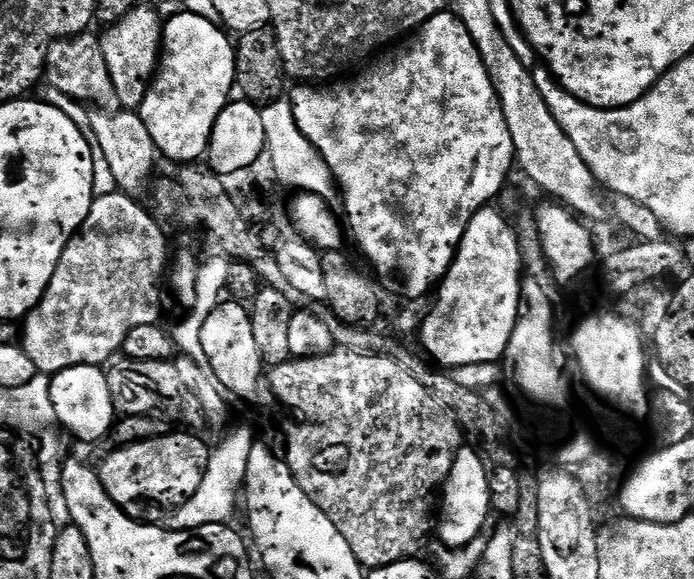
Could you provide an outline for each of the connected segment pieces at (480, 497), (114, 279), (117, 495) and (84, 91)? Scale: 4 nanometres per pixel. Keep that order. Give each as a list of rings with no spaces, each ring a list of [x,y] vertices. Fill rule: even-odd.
[[[469,446],[461,447],[460,453],[454,458],[454,466],[448,475],[448,481],[444,483],[442,489],[442,499],[438,504],[438,523],[435,525],[434,532],[445,549],[462,548],[471,542],[472,539],[485,531],[484,523],[492,512],[492,503],[490,502],[490,486],[488,485],[489,465],[484,465],[484,460]]]
[[[117,190],[106,194],[105,196],[97,196],[93,199],[90,210],[84,217],[82,226],[76,229],[73,236],[68,237],[68,245],[66,250],[60,252],[58,258],[58,266],[52,269],[52,277],[50,282],[45,284],[42,298],[36,301],[35,308],[29,311],[26,319],[22,324],[22,347],[25,354],[30,358],[30,362],[34,362],[37,373],[55,374],[73,368],[74,366],[82,366],[83,364],[95,364],[104,366],[113,359],[111,358],[115,352],[119,353],[126,342],[126,334],[134,326],[146,326],[147,324],[157,323],[160,316],[160,287],[166,284],[166,273],[170,268],[170,254],[168,258],[168,240],[169,237],[160,228],[160,223],[156,221],[155,216],[147,207],[144,208],[133,197],[124,195],[123,192]]]
[[[184,430],[166,432],[163,436],[156,436],[146,442],[129,444],[108,455],[98,471],[103,488],[110,494],[113,501],[121,507],[129,507],[142,498],[160,490],[164,492],[164,504],[169,510],[180,507],[182,501],[186,501],[198,493],[202,480],[206,477],[207,467],[184,465]],[[181,488],[180,497],[176,497],[176,491]]]
[[[91,31],[80,36],[69,36],[66,40],[55,40],[48,45],[46,80],[51,87],[78,104],[101,112],[121,111],[118,90],[114,90],[114,78],[110,78],[110,66],[106,66],[106,54],[102,54],[100,36]]]

